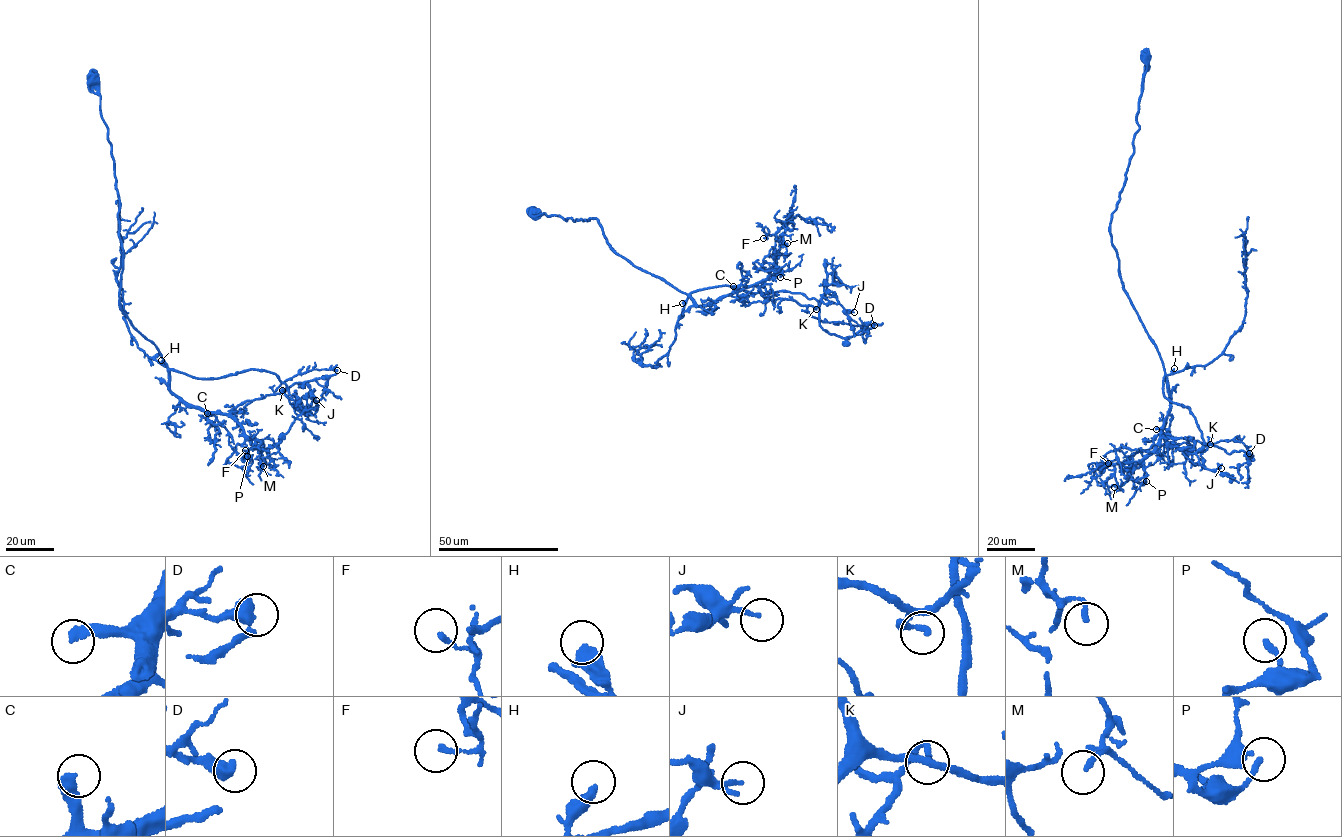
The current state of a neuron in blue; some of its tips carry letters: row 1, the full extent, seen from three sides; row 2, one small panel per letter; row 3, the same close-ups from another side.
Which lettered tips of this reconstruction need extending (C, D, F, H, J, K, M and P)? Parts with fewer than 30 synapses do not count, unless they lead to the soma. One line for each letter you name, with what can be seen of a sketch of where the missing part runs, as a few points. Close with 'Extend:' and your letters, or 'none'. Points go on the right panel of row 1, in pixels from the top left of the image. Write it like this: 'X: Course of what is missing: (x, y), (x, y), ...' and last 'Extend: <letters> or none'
C: Course of what is missing: (1156, 429), (1142, 430), (1142, 449), (1133, 462), (1143, 487)
Extend: C

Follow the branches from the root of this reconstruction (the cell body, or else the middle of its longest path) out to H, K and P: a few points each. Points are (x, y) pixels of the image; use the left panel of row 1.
H: (93, 77), (97, 77), (118, 193), (123, 250), (120, 309), (154, 344), (168, 367), (161, 360)
K: (93, 77), (118, 193), (121, 311), (156, 347), (169, 390), (190, 405), (230, 413), (282, 390)
P: (93, 77), (118, 193), (120, 309), (156, 347), (169, 390), (228, 414), (245, 437), (236, 451), (247, 456)

